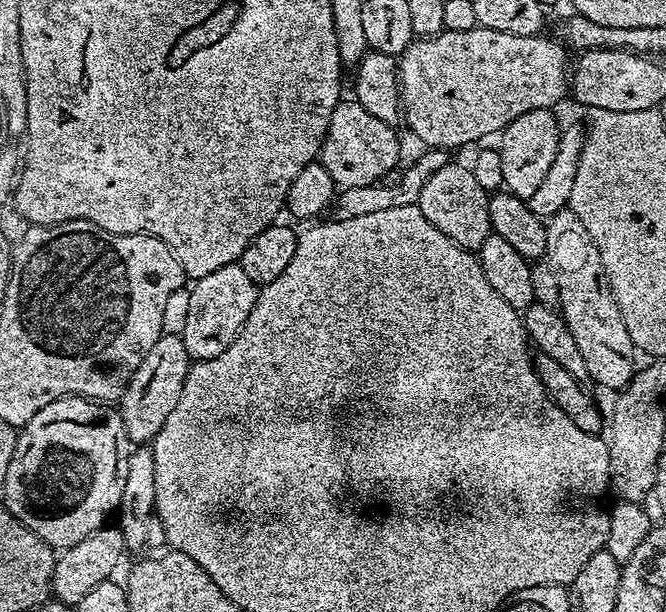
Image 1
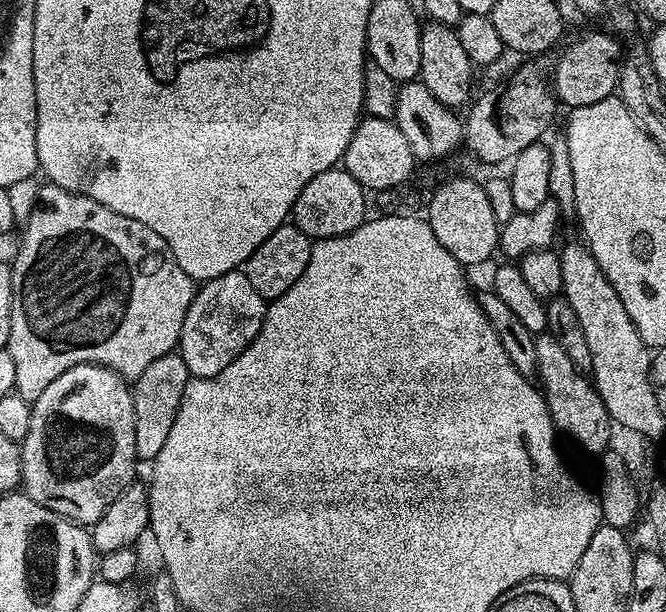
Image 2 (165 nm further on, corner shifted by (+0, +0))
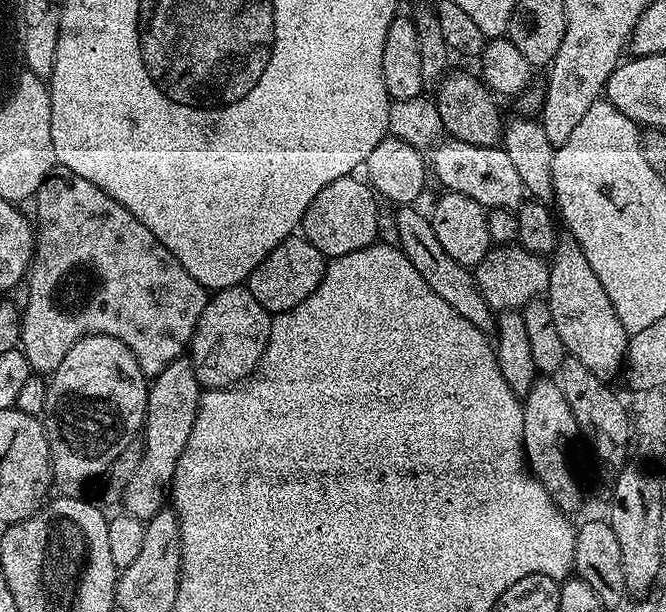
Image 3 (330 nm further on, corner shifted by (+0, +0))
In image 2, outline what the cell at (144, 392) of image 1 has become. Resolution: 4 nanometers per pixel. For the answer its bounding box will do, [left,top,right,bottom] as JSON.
[132,351,189,462]

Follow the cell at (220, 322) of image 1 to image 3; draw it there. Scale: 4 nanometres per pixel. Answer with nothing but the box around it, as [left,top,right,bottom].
[190,286,272,389]

